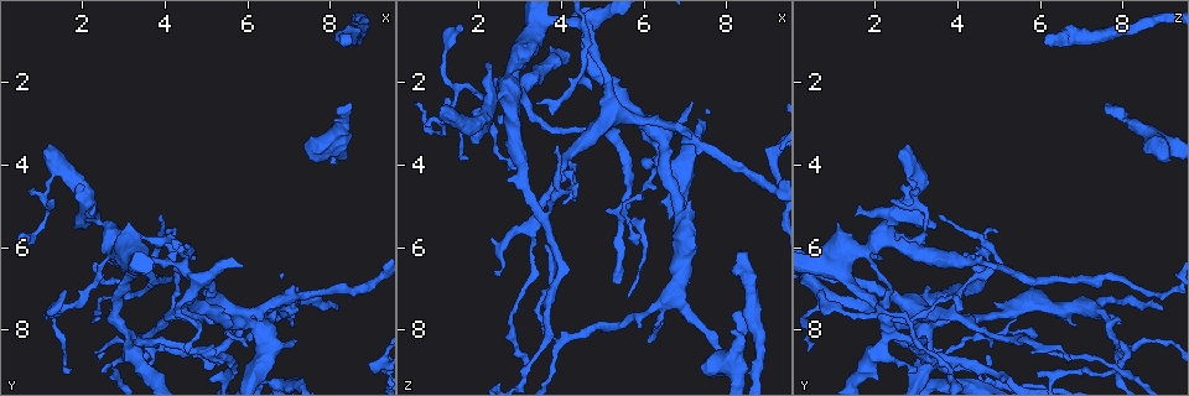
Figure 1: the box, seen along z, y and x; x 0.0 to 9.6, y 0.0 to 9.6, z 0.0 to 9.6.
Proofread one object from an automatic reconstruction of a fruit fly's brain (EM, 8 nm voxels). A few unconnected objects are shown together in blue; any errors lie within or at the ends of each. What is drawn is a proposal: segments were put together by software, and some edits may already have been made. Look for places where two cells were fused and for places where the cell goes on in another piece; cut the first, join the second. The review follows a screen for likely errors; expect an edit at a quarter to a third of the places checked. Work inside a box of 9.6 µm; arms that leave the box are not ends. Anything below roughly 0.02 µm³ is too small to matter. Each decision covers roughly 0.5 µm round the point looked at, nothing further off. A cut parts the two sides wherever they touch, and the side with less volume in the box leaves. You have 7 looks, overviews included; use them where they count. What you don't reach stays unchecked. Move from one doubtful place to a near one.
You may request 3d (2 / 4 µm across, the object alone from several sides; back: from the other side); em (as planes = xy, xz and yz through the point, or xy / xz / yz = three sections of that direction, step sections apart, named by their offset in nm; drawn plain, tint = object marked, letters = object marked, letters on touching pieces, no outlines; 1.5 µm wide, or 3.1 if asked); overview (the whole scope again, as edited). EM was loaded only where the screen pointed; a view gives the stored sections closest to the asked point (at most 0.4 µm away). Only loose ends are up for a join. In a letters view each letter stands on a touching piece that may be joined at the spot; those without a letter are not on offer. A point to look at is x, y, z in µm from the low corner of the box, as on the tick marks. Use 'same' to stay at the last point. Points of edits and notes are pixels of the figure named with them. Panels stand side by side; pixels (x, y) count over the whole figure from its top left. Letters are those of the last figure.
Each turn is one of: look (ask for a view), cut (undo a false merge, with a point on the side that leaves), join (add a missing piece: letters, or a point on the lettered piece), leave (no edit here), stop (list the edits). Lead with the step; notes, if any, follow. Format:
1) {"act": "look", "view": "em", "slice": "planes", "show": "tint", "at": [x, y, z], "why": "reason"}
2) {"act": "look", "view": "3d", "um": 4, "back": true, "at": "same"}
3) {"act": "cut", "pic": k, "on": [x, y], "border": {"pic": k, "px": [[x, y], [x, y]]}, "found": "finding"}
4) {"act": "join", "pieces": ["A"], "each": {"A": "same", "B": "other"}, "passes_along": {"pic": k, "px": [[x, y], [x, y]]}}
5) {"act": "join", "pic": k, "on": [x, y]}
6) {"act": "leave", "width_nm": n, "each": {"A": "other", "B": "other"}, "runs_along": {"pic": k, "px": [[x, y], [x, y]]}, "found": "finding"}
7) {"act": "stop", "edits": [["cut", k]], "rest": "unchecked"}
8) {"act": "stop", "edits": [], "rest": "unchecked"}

{"act": "look", "view": "em", "slice": "yz", "step": 8, "show": "letters", "at": [1.30, 4.90, 2.35], "why": "thin end"}

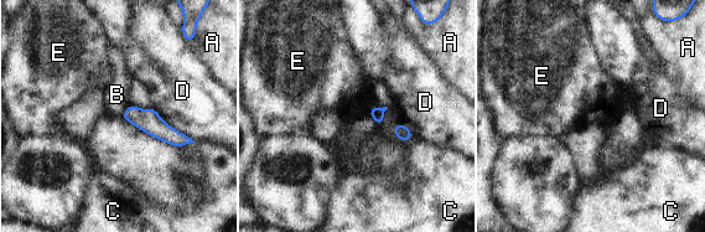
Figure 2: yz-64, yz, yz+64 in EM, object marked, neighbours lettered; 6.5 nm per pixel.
{"act": "leave", "width_nm": 80, "each": {"A": "other", "B": "other", "C": "other", "D": "other", "E": "other"}, "border": {"pic": 2, "px": [[384, 106], [373, 107], [368, 116]]}, "found": "no lettered piece goes on from it"}

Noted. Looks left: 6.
{"act": "look", "view": "em", "slice": "planes", "show": "plain", "at": [1.65, 7.00, 0.65], "why": "thin end"}

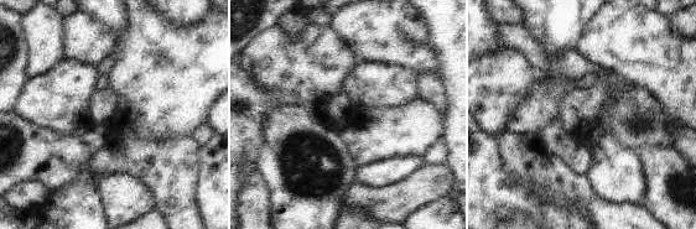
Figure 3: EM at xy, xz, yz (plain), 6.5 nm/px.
{"act": "look", "view": "em", "slice": "planes", "show": "letters", "at": "same"}

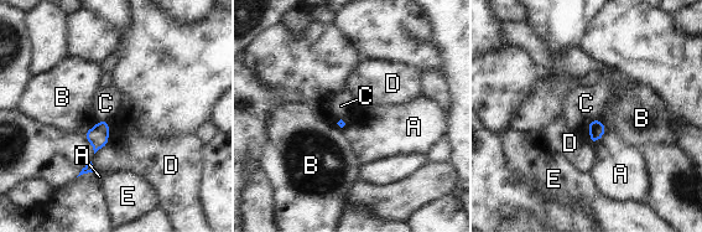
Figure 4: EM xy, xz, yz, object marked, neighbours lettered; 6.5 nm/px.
{"act": "leave", "longest_contact_nm": ["A", 170], "each": {"A": "other", "B": "other", "C": "other", "D": "other", "E": "other"}, "found": "none of them fits"}

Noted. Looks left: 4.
{"act": "look", "view": "em", "slice": "planes", "show": "tint", "at": [6.10, 7.65, 7.60], "why": "calibre changes"}

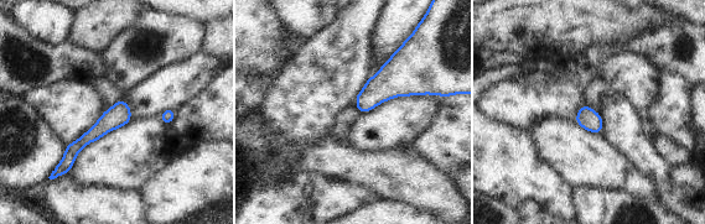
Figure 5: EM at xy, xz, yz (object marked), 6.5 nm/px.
{"act": "look", "view": "em", "slice": "planes", "show": "letters", "at": "same"}

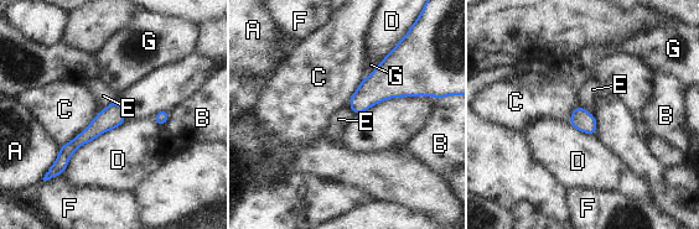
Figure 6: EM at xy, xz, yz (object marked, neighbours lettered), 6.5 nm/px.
{"act": "leave", "width_nm": 90, "each": {"A": "other", "B": "other", "C": "other", "D": "other", "E": "other", "F": "other", "G": "other"}, "border": {"pic": 6, "px": [[113, 99], [98, 113]]}, "found": "continuous, no second cell"}

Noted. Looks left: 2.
{"act": "stop", "edits": [], "rest": "unchecked"}

